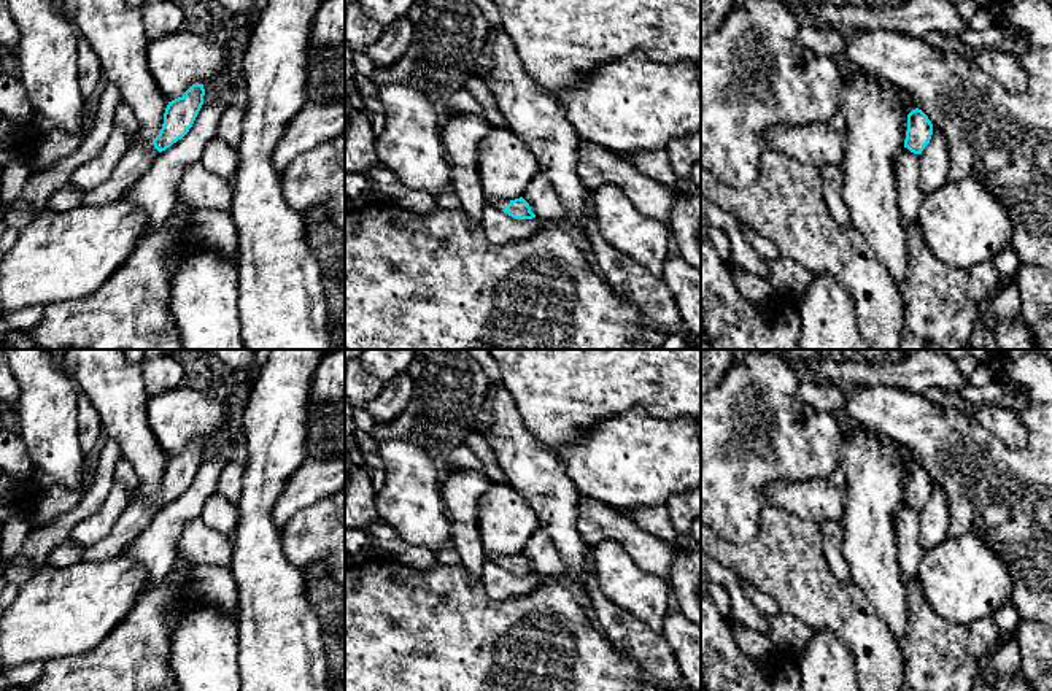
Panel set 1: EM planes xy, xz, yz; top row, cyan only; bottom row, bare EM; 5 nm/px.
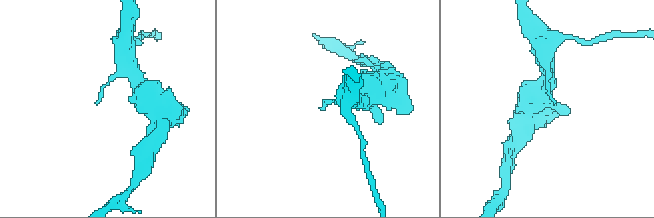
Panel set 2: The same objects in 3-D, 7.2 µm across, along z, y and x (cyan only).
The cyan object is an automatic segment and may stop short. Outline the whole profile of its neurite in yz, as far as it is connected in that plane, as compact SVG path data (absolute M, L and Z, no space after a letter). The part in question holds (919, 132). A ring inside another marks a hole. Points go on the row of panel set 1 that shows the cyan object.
M915 108L907 114L907 130L904 148L914 154L922 154L933 135L933 124L928 116Z

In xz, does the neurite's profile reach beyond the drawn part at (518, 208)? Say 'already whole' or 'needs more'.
needs more

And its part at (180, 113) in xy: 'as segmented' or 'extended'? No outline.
extended

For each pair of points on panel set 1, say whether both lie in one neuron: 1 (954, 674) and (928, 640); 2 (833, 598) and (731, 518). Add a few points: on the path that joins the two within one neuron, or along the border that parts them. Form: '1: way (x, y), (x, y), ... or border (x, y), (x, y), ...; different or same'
1: way (946, 666), (933, 648); same
2: border (766, 504), (747, 540), (730, 544), (717, 534); different

